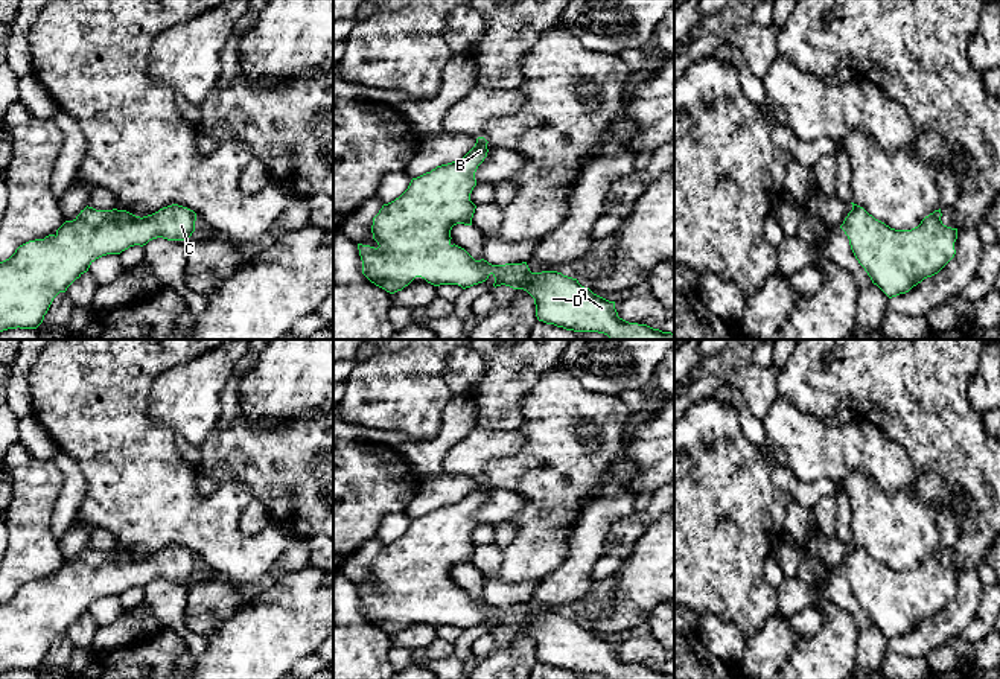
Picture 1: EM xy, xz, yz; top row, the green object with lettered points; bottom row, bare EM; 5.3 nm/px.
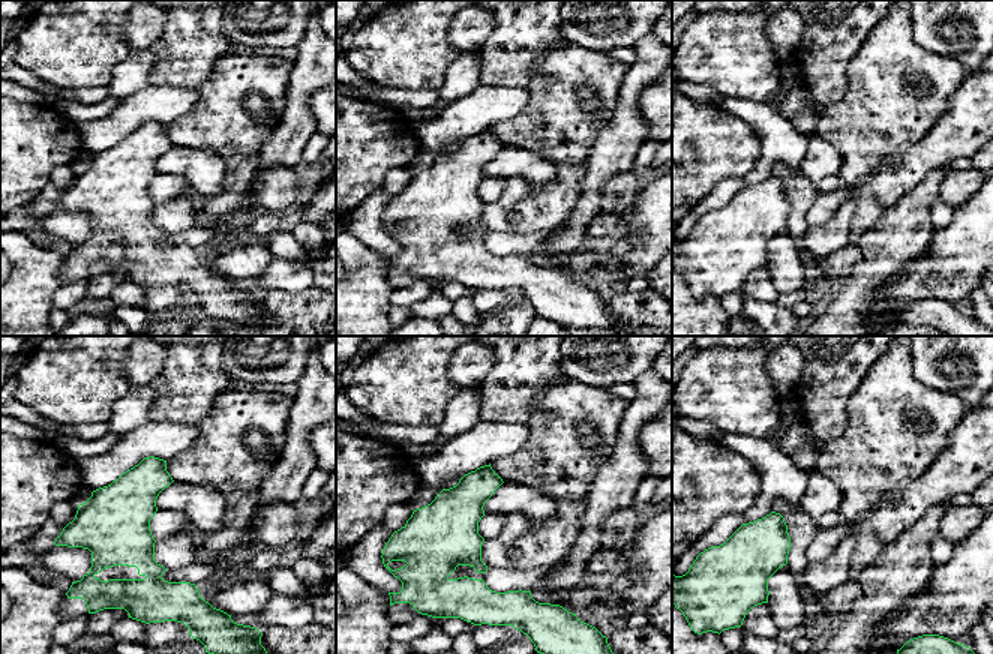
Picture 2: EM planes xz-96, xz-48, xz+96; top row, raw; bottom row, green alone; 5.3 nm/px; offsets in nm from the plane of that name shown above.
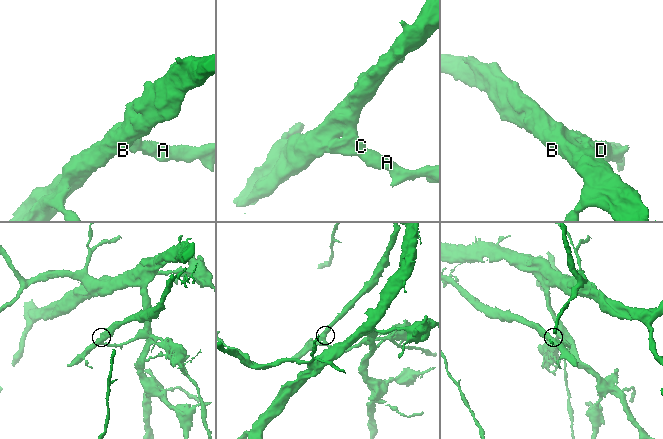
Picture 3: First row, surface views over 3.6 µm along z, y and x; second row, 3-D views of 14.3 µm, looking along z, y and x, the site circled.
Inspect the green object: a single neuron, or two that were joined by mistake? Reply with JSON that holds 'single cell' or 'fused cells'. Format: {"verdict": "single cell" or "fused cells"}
{"verdict": "fused cells"}

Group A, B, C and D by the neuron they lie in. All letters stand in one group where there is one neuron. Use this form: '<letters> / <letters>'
A C D / B

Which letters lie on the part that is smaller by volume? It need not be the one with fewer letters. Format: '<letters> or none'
B

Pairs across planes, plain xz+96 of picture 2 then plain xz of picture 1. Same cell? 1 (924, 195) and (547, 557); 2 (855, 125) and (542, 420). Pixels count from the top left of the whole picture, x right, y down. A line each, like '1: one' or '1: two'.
1: two
2: one

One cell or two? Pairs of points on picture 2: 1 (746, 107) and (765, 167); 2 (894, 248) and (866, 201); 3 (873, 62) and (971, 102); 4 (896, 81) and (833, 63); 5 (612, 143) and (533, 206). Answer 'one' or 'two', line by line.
1: one
2: two
3: two
4: two
5: two

